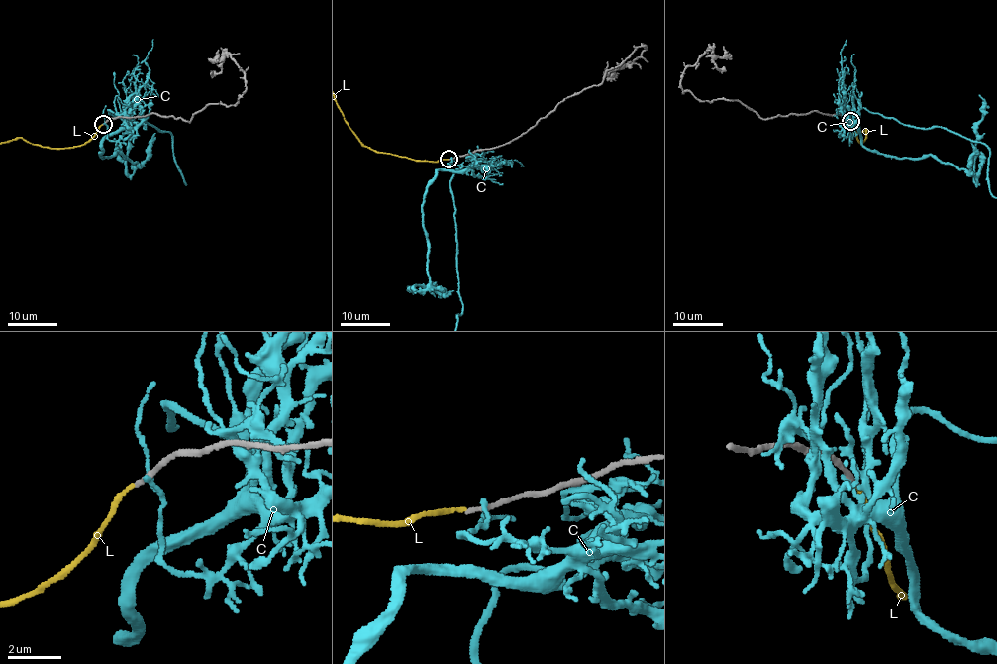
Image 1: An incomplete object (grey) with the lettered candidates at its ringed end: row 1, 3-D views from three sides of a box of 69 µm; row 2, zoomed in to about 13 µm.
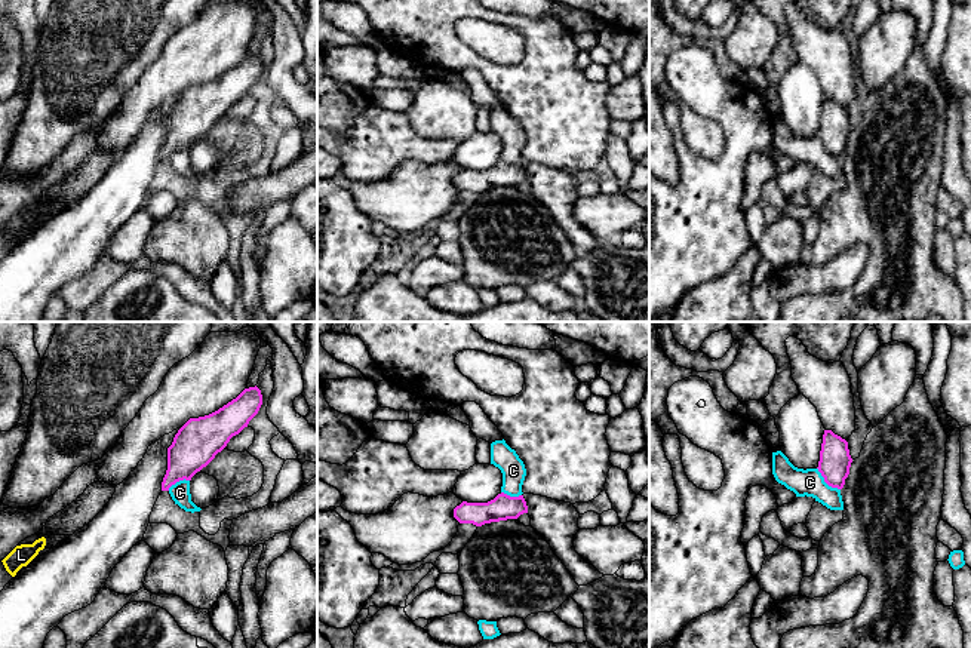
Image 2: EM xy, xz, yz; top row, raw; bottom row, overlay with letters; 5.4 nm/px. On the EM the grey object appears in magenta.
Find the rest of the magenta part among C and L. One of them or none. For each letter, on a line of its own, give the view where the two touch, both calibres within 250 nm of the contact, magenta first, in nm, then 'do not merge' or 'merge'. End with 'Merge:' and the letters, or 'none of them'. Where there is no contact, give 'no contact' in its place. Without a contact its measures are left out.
C: yz | 170/150 nm | do not merge
L: no contact | merge
Merge: L

